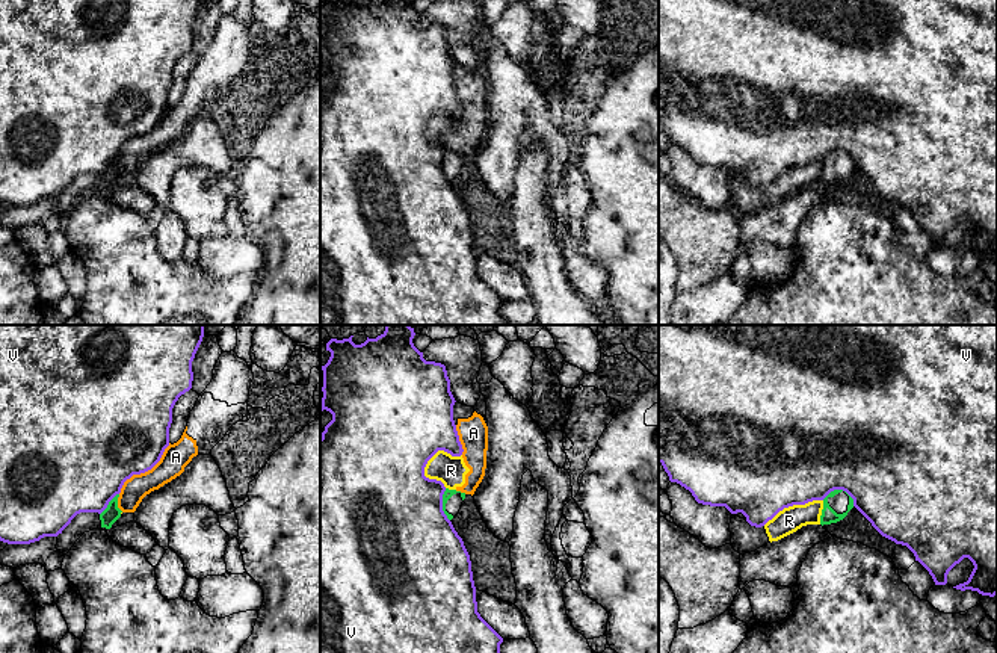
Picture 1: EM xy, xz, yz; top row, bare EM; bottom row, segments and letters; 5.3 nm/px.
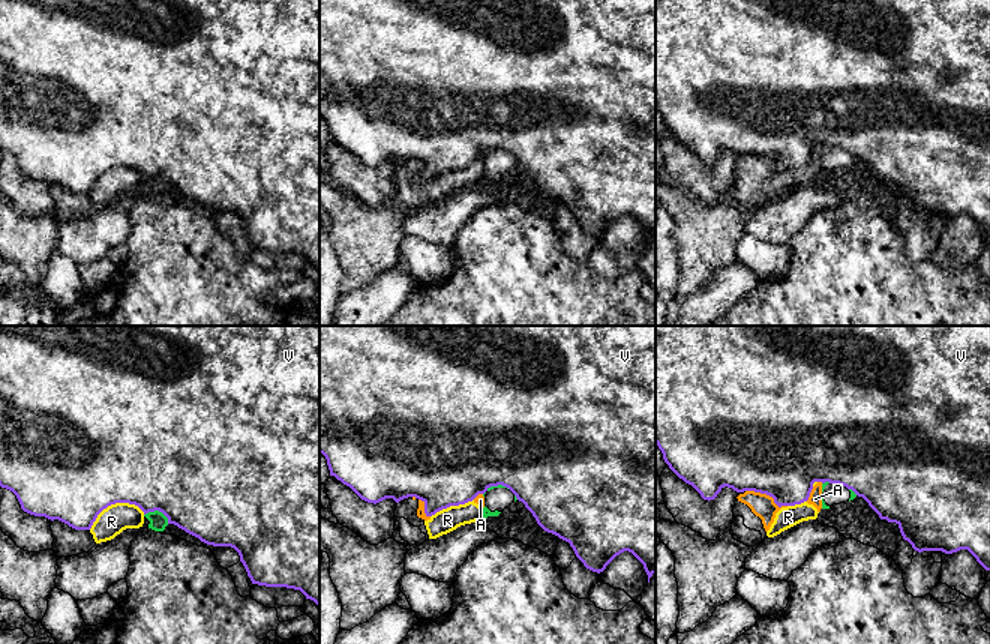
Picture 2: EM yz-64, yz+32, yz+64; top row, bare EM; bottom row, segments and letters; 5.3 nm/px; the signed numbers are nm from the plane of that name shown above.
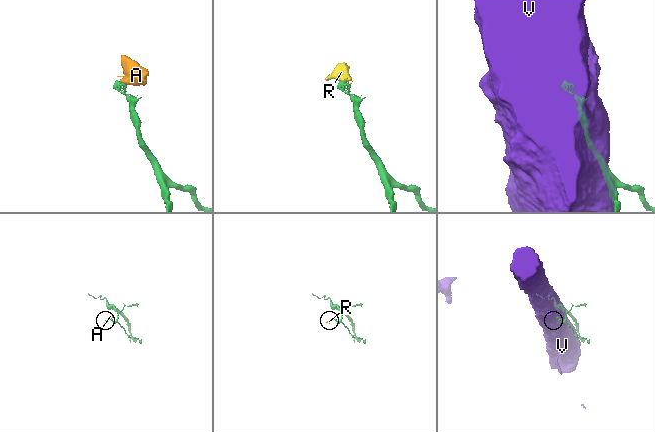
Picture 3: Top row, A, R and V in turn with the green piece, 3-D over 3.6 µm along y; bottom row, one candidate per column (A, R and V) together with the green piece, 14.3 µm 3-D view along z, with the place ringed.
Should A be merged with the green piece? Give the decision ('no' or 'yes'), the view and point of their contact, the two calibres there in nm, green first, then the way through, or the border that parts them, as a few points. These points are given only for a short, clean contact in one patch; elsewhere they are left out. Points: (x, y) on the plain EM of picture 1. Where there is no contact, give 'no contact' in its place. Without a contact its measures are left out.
no | xy (117, 165) | 90/130 nm | along xy (118, 156), (118, 168), (123, 173)

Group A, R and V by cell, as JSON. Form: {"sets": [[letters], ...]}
{"sets": [["A", "R"], ["V"]]}

